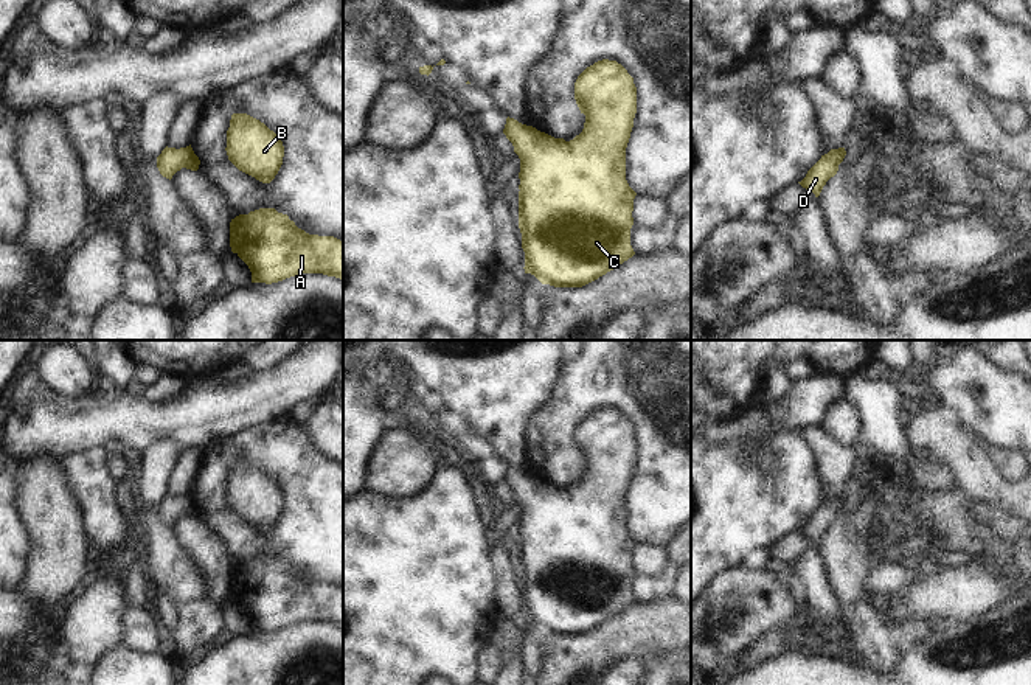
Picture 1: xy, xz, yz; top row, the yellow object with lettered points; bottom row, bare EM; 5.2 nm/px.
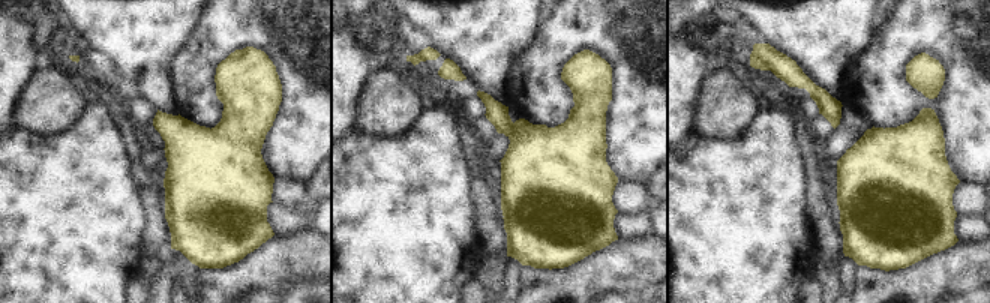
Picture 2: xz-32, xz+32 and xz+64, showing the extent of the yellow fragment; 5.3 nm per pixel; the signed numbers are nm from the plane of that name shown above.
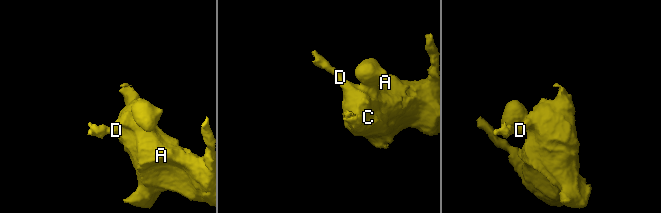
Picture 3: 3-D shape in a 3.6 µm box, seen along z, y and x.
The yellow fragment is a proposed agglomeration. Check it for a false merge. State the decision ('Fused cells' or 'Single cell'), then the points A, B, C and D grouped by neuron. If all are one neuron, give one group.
Single cell. Groups: A B C D

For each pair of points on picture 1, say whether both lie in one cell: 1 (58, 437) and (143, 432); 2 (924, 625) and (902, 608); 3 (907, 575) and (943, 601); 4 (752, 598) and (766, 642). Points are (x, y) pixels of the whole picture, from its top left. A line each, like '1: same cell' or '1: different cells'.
1: same cell
2: different cells
3: different cells
4: different cells

